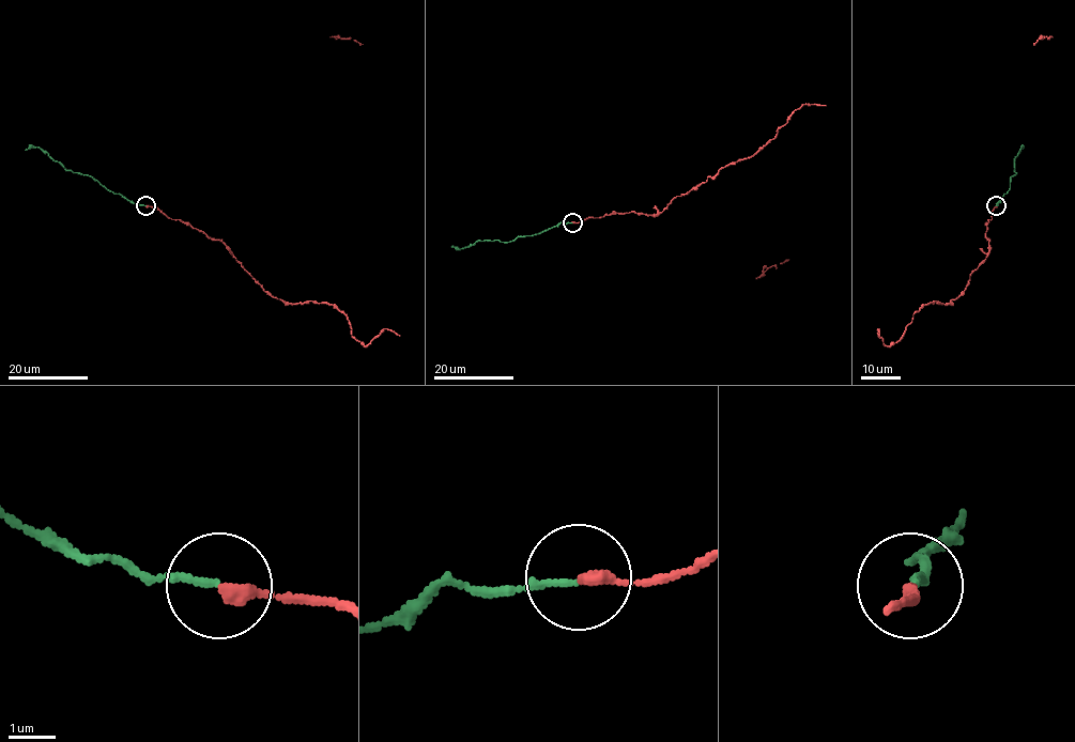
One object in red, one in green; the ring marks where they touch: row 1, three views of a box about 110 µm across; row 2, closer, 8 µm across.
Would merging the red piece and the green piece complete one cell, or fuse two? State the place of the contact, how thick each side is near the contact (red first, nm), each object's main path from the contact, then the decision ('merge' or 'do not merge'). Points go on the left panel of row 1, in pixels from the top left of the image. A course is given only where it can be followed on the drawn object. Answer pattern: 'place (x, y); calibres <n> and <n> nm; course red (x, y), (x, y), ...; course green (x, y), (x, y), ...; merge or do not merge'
place (146, 205); calibres 280 and 130 nm; course red (146, 205), (221, 242), (263, 289), (278, 299), (334, 305), (364, 345), (384, 329), (399, 336); course green (146, 205), (133, 203), (86, 174), (65, 169), (36, 147), (25, 150); merge

